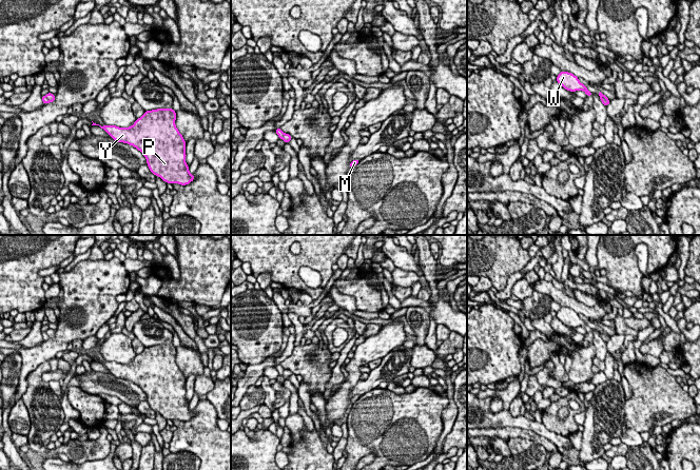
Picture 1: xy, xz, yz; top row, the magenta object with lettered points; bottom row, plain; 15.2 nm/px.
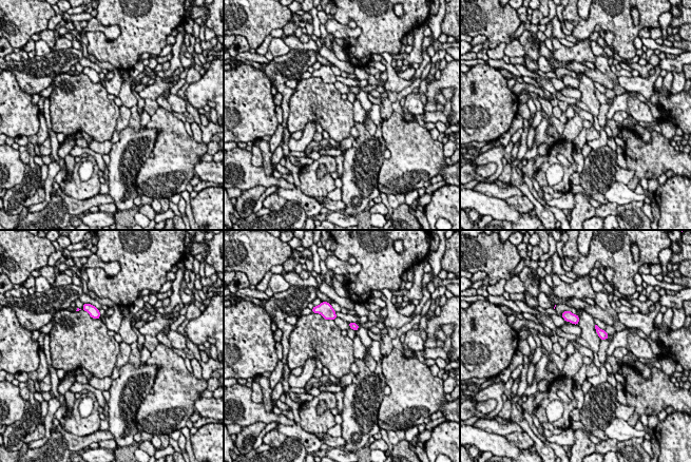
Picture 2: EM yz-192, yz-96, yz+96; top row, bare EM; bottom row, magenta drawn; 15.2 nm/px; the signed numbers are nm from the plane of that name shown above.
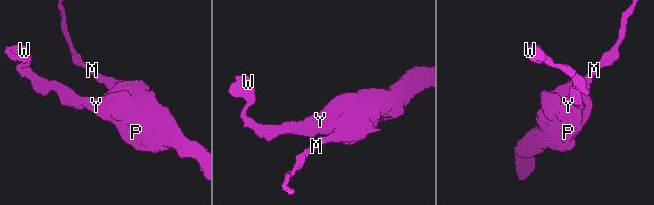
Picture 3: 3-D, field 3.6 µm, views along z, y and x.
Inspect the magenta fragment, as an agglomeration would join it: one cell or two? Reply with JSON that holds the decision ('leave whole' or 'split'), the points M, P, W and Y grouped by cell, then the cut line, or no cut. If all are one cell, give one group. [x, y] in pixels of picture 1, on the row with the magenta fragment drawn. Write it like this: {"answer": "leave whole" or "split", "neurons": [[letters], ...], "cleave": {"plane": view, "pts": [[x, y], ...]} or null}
{"answer": "split", "neurons": [["M", "P", "Y"], ["W"]], "cleave": {"plane": "yz", "pts": [[600, 96], [606, 99]]}}

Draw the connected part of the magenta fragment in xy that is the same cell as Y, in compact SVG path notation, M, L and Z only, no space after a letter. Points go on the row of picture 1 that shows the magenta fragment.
M157 109L145 111L137 118L130 128L119 128L116 125L99 125L115 141L133 145L147 159L150 171L160 177L167 183L178 183L187 185L195 179L189 172L189 165L186 163L186 141L175 124L176 112L173 109Z

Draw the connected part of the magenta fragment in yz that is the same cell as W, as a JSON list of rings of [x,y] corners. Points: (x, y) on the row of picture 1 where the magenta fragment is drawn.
[[[562,71],[557,76],[556,81],[569,92],[584,91],[586,96],[592,96],[592,93],[587,90],[586,85],[581,83],[579,78],[569,72]]]

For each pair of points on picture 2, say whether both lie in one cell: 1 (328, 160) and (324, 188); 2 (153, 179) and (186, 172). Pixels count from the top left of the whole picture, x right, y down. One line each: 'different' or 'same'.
1: same
2: same

